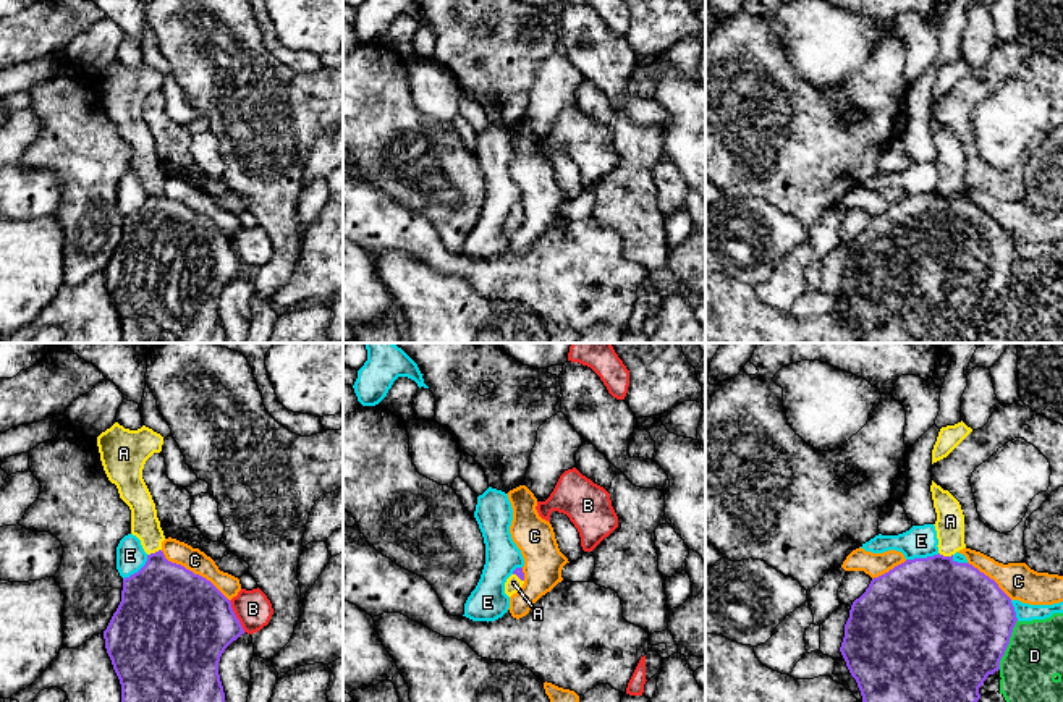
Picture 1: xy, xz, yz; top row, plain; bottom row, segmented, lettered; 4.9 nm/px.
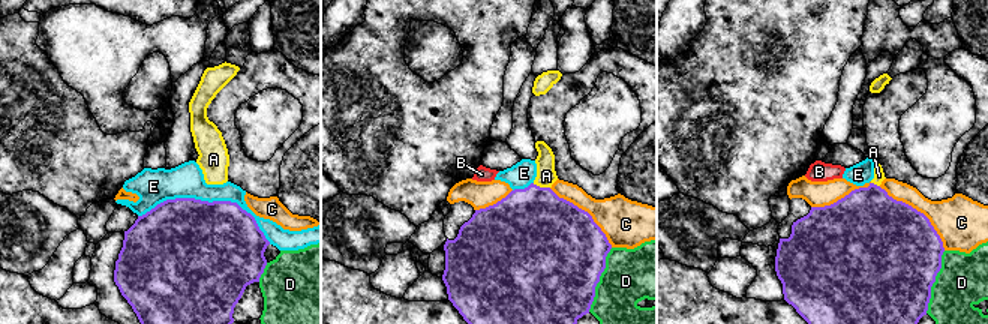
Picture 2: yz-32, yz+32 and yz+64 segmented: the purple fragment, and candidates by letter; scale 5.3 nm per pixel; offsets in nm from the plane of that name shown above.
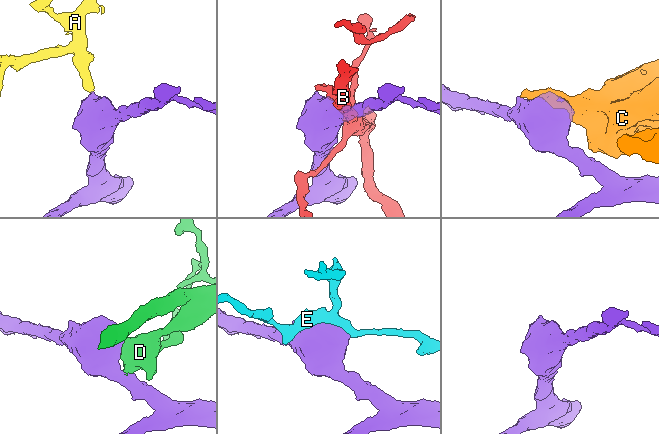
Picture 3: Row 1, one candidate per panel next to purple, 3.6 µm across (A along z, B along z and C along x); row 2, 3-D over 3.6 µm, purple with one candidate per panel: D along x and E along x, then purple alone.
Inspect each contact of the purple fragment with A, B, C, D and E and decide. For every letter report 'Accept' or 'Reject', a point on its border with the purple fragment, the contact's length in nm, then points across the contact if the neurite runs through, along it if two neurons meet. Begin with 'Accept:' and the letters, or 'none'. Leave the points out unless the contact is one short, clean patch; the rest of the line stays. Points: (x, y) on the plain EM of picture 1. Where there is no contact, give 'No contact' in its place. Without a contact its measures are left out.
Accept: A
A: Accept. Touches purple at xy (156, 190). Shared border 80 nm. Path across: xy (164, 238), (156, 190), (144, 162)
B: Reject. Touches purple at xy (235, 254). Shared border 180 nm
C: Reject. Touches purple at xy (193, 211). Shared border 420 nm
D: Reject. Touches purple at yz (1008, 280). Shared border 260 nm. Boundary: yz (1016, 257), (999, 306)
E: Reject. Touches purple at yz (923, 196). Shared border 170 nm

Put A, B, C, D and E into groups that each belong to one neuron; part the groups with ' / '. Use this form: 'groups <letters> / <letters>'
groups A / B / C / D / E

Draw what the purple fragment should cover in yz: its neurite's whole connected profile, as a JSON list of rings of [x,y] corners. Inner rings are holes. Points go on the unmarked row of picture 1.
[[[932,118],[935,168],[938,191],[906,197],[888,210],[874,215],[866,230],[856,236],[845,262],[840,290],[866,343],[974,343],[979,325],[989,312],[1000,307],[1000,298],[1010,281],[1018,259],[1011,236],[998,222],[969,201],[958,201],[953,192],[964,181],[964,152],[959,139]]]

